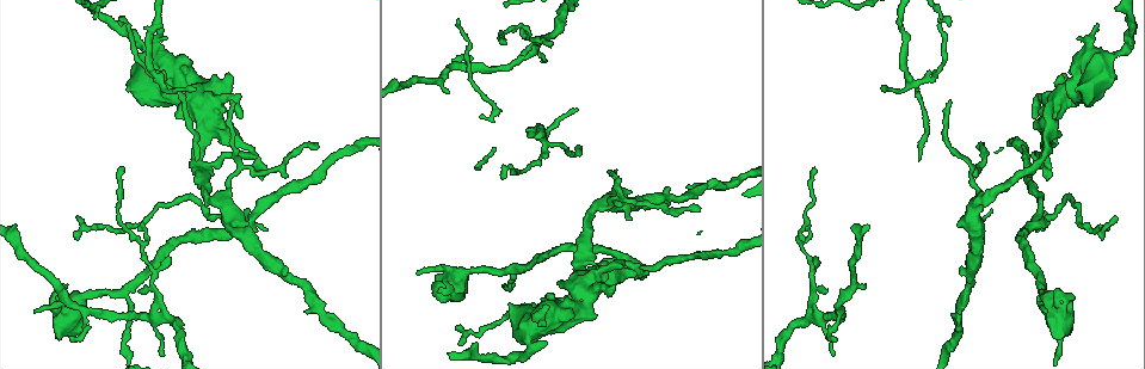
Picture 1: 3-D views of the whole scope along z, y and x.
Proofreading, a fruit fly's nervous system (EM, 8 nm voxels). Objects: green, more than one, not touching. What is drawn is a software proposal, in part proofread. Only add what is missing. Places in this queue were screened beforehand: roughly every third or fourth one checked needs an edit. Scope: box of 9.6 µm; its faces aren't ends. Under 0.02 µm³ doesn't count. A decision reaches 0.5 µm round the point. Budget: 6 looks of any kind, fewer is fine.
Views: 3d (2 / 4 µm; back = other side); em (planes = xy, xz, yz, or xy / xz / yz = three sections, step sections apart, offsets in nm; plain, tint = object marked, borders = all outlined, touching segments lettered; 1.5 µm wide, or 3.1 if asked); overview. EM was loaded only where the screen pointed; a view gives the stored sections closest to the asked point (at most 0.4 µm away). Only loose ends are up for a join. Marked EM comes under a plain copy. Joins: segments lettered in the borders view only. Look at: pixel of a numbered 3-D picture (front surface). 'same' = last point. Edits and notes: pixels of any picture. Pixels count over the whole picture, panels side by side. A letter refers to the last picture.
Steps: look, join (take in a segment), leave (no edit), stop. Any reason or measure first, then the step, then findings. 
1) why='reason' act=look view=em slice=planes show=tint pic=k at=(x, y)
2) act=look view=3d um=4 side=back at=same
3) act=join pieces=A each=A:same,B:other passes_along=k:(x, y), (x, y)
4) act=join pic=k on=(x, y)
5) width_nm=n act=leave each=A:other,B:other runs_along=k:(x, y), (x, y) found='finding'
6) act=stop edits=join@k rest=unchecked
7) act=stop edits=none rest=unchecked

why='free end' act=look view=em slice=yz step=4 show=tint pic=1 at=(1047, 311)

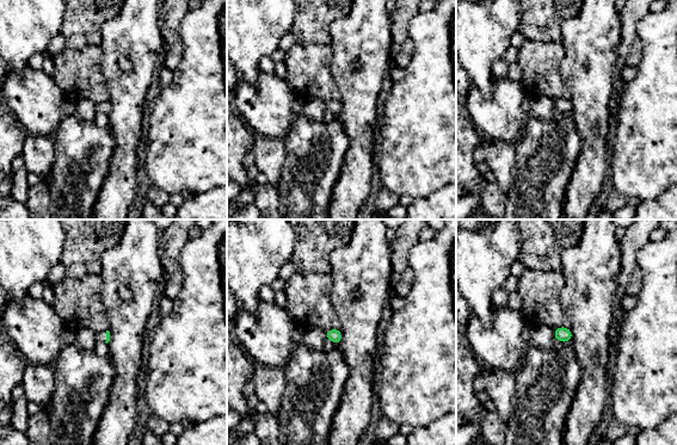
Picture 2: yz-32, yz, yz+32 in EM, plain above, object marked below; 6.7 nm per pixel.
act=look view=em slice=planes show=borders at=same

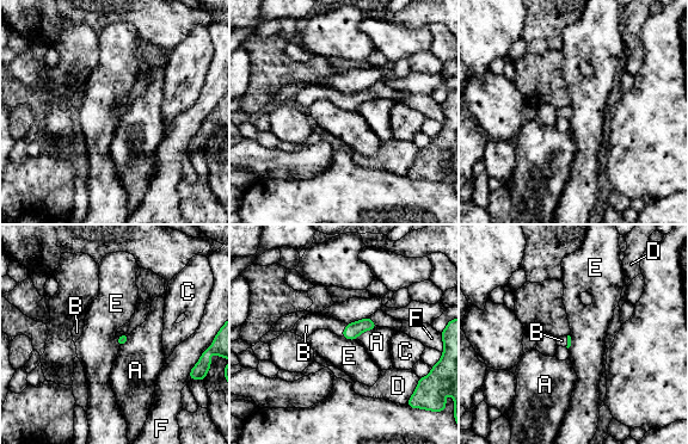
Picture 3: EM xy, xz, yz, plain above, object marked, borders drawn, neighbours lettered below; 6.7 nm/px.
act=join pic=3 on=(309, 324) each=A:other,B:same,C:other,D:other,E:other,F:other passes_along=3:(354, 330), (344, 330), (309, 324) found='the cell continues'

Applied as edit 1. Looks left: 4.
why='an open end' act=look view=3d um=2 side=back pic=1 at=(815, 169)

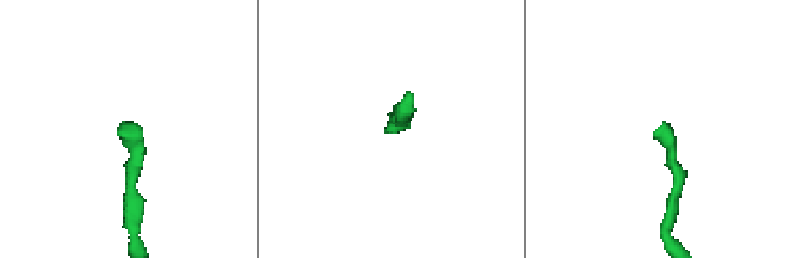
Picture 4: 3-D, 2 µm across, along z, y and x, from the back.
act=look view=em slice=yz step=8 show=borders pic=4 at=(387, 123)

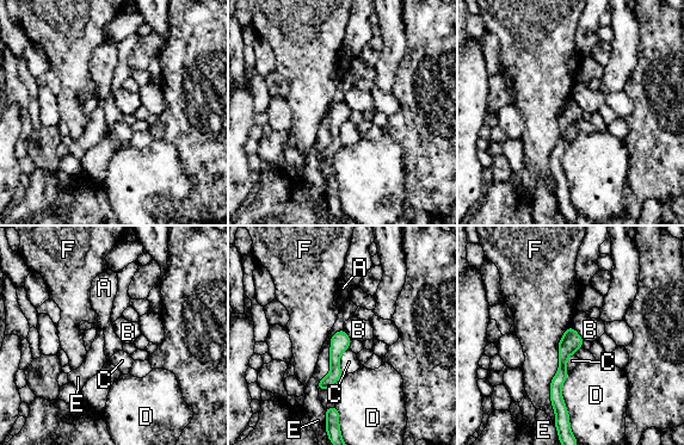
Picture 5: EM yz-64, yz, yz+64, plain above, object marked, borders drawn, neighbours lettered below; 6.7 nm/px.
why='cut it another way' act=look view=em slice=planes show=borders at=same

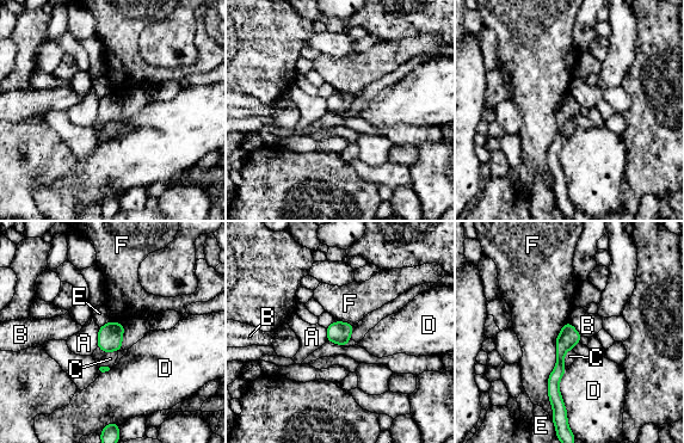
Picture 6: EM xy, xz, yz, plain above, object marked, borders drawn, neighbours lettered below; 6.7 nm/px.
act=join pic=6 on=(102, 358) each=A:other,B:other,C:same,D:other,E:other,F:other passes_along=6:(110, 336), (108, 351), (102, 358) found='it goes on there'

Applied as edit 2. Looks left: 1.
why='an open end' act=look view=em slice=planes show=borders pic=1 at=(265, 228)

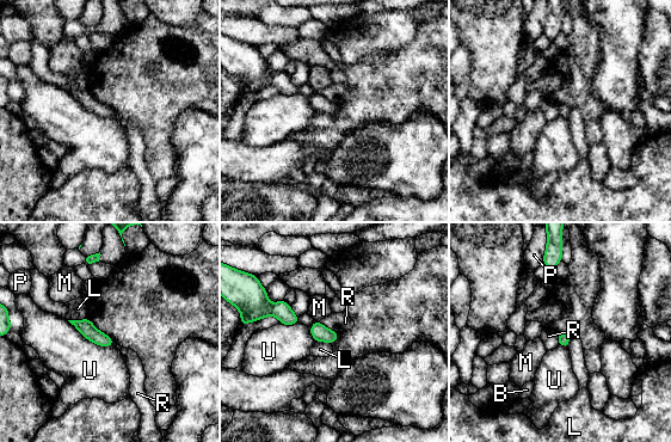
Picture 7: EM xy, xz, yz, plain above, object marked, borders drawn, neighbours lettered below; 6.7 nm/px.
longest_contact=U:360nm act=leave each=B:other,L:other,M:other,P:other,R:other,U:other border=7:(319, 321), (337, 332) found='no lettered segment goes on from it'

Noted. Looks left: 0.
act=stop edits=join@3,join@6 rest=unchecked

